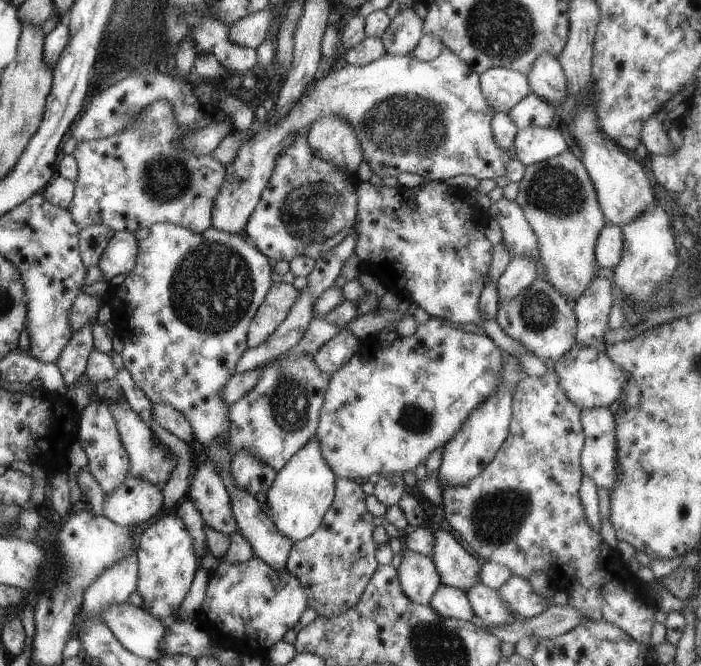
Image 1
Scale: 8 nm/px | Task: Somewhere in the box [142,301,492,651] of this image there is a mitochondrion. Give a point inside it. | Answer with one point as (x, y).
(288, 404)

